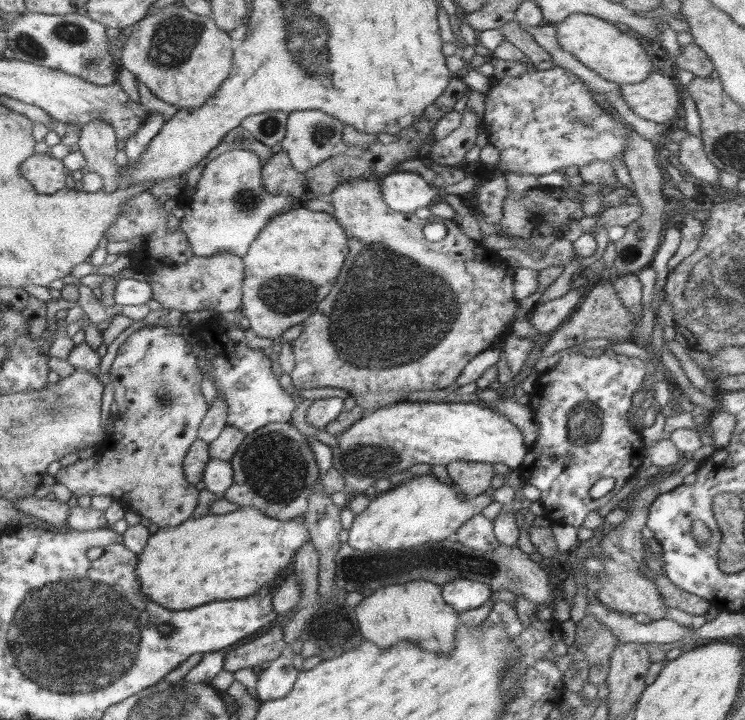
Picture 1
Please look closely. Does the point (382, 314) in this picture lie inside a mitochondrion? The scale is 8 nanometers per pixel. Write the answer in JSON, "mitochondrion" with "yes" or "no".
{"mitochondrion":"yes"}

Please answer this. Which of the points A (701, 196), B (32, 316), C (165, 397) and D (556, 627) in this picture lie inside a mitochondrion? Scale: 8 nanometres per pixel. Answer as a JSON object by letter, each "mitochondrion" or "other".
{"A":"other","B":"other","C":"mitochondrion","D":"other"}

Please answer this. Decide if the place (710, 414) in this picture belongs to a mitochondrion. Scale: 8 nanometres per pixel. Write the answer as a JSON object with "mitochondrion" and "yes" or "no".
{"mitochondrion":"no"}

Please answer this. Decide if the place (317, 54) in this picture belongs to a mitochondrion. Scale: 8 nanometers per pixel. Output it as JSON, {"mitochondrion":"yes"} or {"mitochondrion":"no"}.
{"mitochondrion":"yes"}

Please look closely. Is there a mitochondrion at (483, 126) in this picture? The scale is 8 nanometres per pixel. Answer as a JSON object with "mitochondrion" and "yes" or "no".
{"mitochondrion":"no"}

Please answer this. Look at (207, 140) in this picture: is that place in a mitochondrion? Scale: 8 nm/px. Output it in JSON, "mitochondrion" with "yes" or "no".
{"mitochondrion":"no"}

